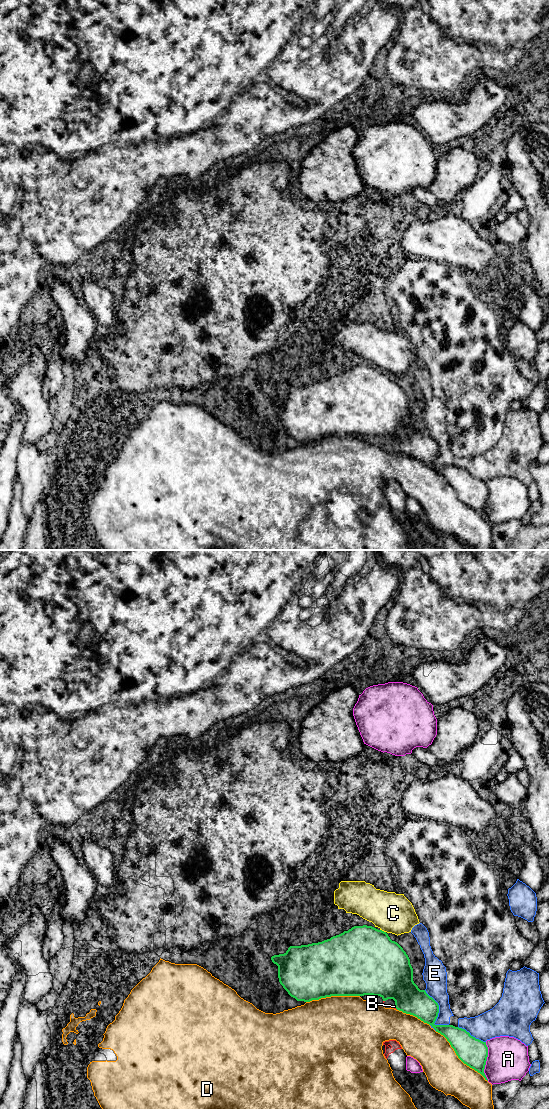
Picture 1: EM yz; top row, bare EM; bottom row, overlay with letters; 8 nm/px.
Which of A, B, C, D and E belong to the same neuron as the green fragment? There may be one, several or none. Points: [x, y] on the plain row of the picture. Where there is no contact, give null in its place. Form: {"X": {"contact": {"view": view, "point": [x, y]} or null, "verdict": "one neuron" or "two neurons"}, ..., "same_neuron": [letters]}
{"A": {"contact": {"view": "yz", "point": [486, 500]}, "verdict": "two neurons"}, "B": {"contact": {"view": "yz", "point": [396, 448]}, "verdict": "one neuron"}, "C": {"contact": {"view": "yz", "point": [383, 371]}, "verdict": "two neurons"}, "D": {"contact": {"view": "yz", "point": [458, 497]}, "verdict": "two neurons"}, "E": {"contact": {"view": "yz", "point": [437, 454]}, "verdict": "two neurons"}, "same_neuron": ["B"]}

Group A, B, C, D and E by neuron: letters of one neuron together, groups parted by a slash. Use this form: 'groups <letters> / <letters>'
groups A / B / C / D / E

